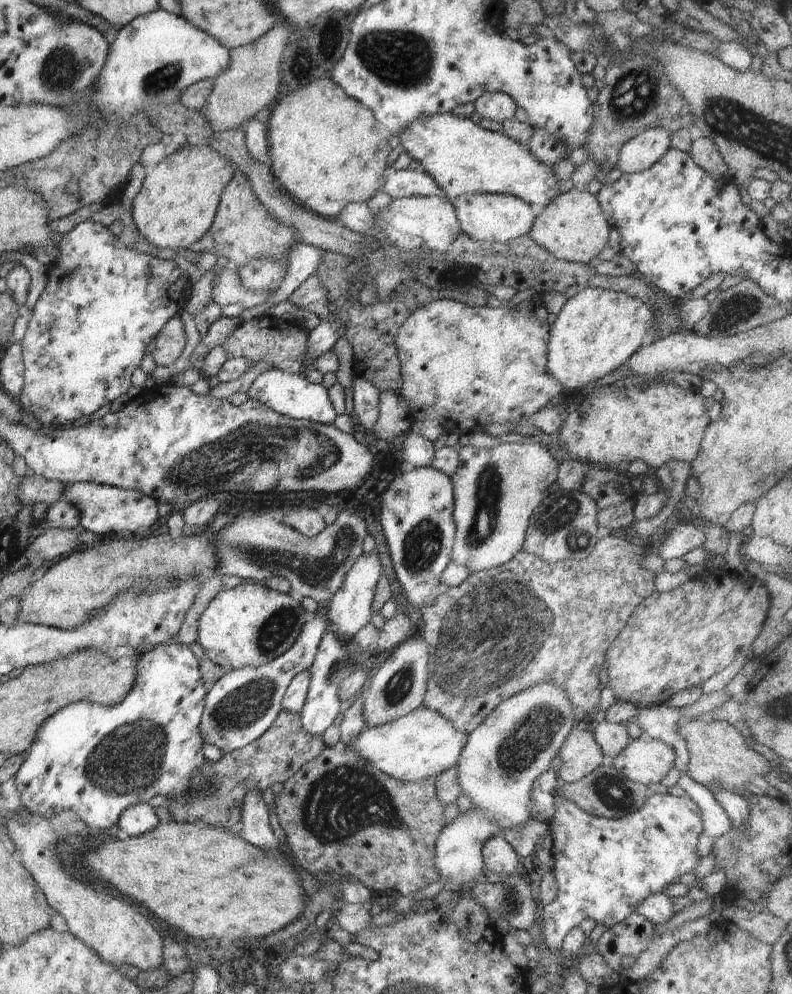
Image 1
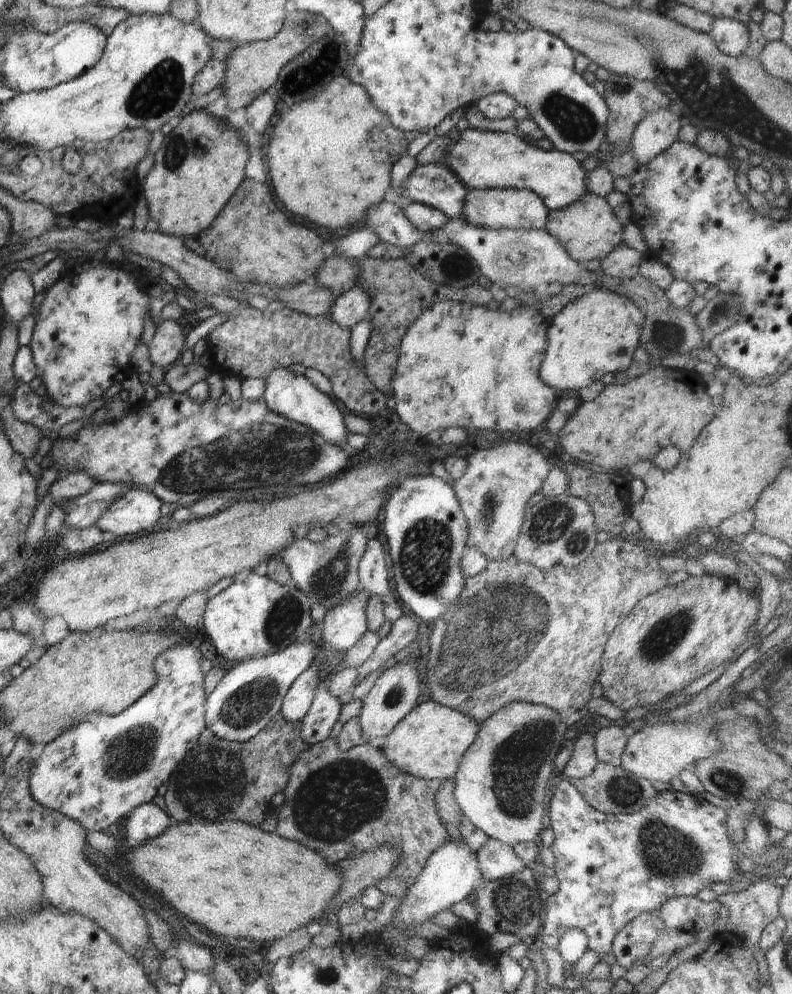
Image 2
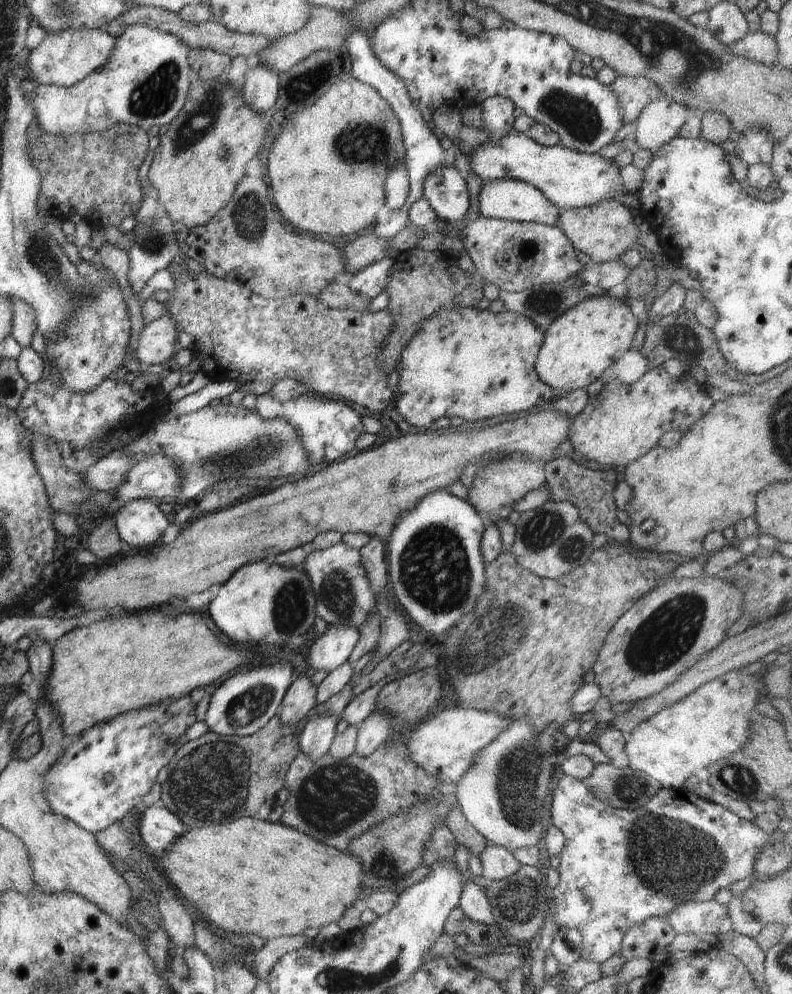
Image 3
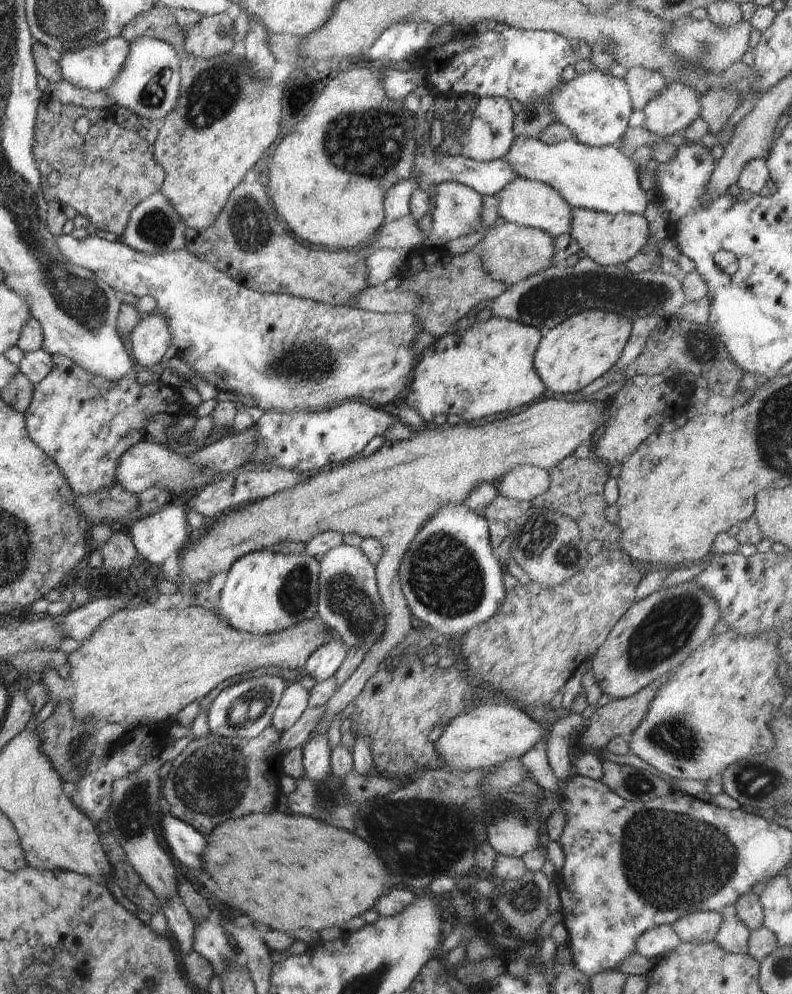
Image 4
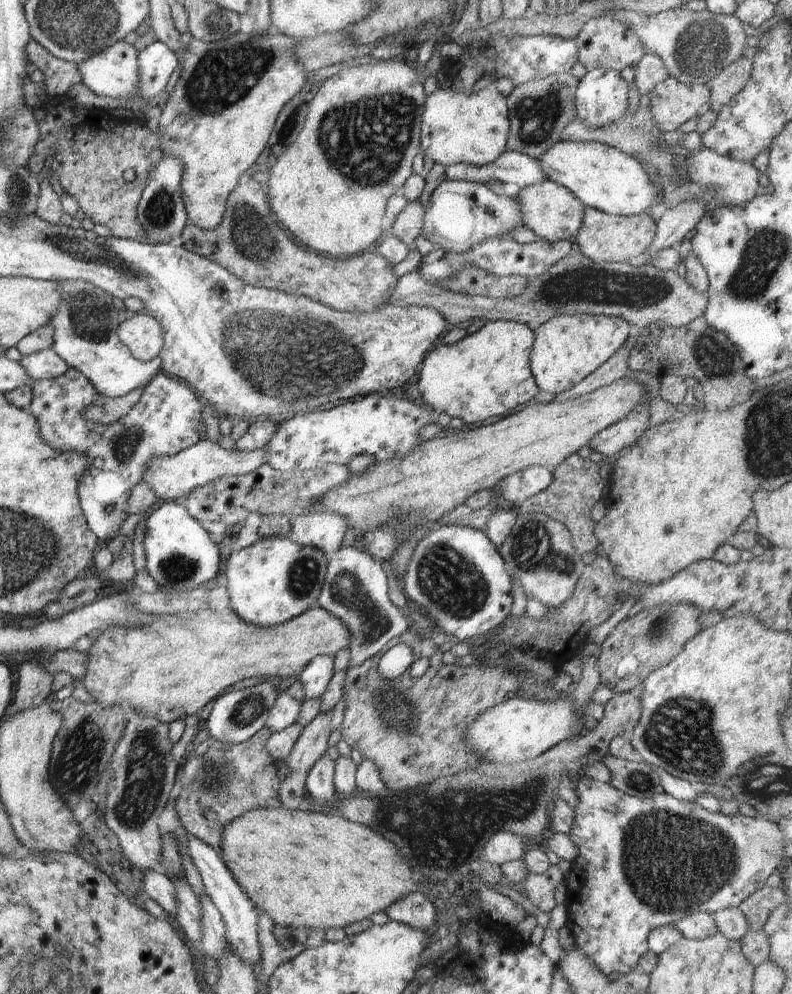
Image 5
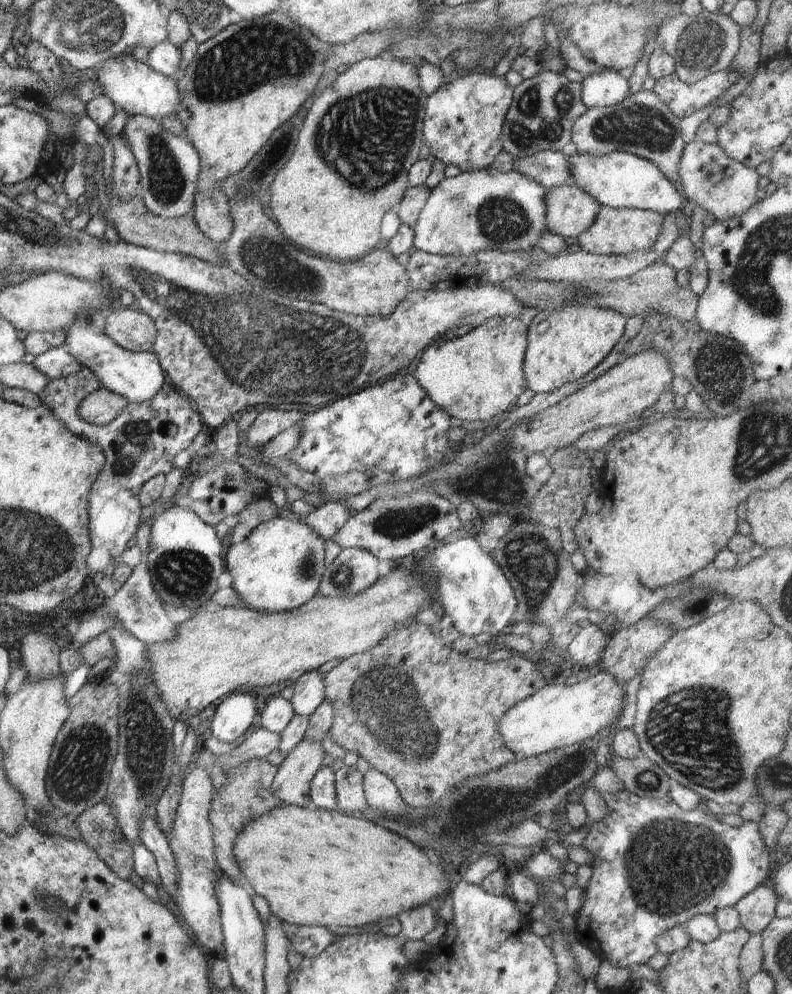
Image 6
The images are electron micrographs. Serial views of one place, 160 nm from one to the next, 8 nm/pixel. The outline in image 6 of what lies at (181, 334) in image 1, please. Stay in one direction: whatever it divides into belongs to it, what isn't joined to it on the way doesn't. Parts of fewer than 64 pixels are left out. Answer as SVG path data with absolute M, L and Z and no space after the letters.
M136 306L110 310L102 330L119 347L135 353L150 351L157 337L155 322Z

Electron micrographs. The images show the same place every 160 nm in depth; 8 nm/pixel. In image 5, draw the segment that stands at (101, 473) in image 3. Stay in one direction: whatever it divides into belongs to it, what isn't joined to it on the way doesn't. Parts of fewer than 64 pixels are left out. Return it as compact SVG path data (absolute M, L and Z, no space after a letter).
M203 439L178 454L153 458L153 461L146 465L142 481L157 494L161 502L183 501L189 492L214 479L245 475L264 464L267 464L265 448L252 452L227 451L217 442Z

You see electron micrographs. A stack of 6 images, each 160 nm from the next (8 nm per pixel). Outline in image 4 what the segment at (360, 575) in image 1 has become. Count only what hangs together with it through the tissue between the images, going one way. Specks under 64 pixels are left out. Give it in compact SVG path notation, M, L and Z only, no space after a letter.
M330 639L308 658L305 663L306 674L314 678L317 683L332 678L344 662L348 650L349 648L342 642Z

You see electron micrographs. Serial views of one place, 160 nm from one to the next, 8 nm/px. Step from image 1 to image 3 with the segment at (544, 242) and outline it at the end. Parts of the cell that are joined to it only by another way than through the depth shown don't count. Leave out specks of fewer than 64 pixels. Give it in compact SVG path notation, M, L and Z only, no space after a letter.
M614 198L602 199L596 204L577 209L561 209L557 226L573 244L574 251L589 256L594 263L616 261L628 249L638 249L639 232L634 214Z

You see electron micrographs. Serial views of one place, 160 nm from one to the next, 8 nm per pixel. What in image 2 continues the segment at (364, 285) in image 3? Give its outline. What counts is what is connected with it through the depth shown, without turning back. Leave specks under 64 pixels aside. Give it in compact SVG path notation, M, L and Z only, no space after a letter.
M354 286L335 298L328 312L329 319L339 327L351 330L360 320L367 318L370 305L369 295L360 287Z

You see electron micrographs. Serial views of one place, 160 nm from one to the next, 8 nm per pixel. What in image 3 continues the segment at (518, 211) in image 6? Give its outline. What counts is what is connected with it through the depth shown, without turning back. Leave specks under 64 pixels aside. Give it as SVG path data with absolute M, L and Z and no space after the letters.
M440 167L423 184L423 198L436 211L437 218L456 224L468 214L470 195L465 177L454 167Z

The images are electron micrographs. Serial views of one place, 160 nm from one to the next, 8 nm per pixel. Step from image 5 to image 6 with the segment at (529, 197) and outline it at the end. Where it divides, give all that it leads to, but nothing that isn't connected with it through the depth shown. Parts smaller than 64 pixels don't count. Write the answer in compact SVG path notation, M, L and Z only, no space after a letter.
M574 184L552 187L545 194L545 228L566 238L576 238L590 228L601 204Z

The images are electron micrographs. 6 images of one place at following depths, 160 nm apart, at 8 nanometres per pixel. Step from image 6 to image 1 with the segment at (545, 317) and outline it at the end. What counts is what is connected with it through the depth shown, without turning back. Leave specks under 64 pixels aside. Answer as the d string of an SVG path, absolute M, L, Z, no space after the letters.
M598 287L578 291L567 299L554 324L549 327L547 369L569 391L588 391L598 379L622 367L626 360L648 342L655 328L655 317L648 305L627 293Z

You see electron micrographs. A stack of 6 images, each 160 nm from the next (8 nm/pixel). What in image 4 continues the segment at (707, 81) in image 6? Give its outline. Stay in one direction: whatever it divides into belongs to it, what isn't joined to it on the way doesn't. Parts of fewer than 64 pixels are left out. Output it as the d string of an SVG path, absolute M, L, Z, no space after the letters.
M673 83L646 104L643 126L663 138L684 131L698 118L700 110L697 90L686 84Z

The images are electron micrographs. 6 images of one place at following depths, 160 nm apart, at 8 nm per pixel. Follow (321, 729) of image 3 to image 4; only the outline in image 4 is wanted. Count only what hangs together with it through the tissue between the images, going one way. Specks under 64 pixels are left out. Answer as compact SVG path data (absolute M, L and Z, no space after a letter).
M326 735L311 736L302 746L305 777L314 783L324 782L331 773L331 747Z

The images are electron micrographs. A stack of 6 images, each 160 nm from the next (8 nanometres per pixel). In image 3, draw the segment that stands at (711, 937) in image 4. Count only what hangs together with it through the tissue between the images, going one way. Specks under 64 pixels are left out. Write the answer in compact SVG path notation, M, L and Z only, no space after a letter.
M712 899L688 901L678 905L664 918L677 934L715 934L732 931L729 908Z

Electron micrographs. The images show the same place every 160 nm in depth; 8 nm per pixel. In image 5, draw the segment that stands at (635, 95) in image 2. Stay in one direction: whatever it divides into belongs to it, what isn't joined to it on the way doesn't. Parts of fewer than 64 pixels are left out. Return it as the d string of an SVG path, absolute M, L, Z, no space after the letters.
M652 52L643 55L641 61L634 68L633 86L640 97L649 94L658 83L666 80L666 77L669 76L662 59Z

